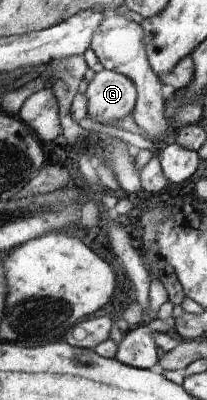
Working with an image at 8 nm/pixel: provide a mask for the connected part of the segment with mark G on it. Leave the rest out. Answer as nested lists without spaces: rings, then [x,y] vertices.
[[[114,70],[96,73],[85,95],[88,99],[87,115],[90,117],[124,119],[136,109],[136,84]]]

